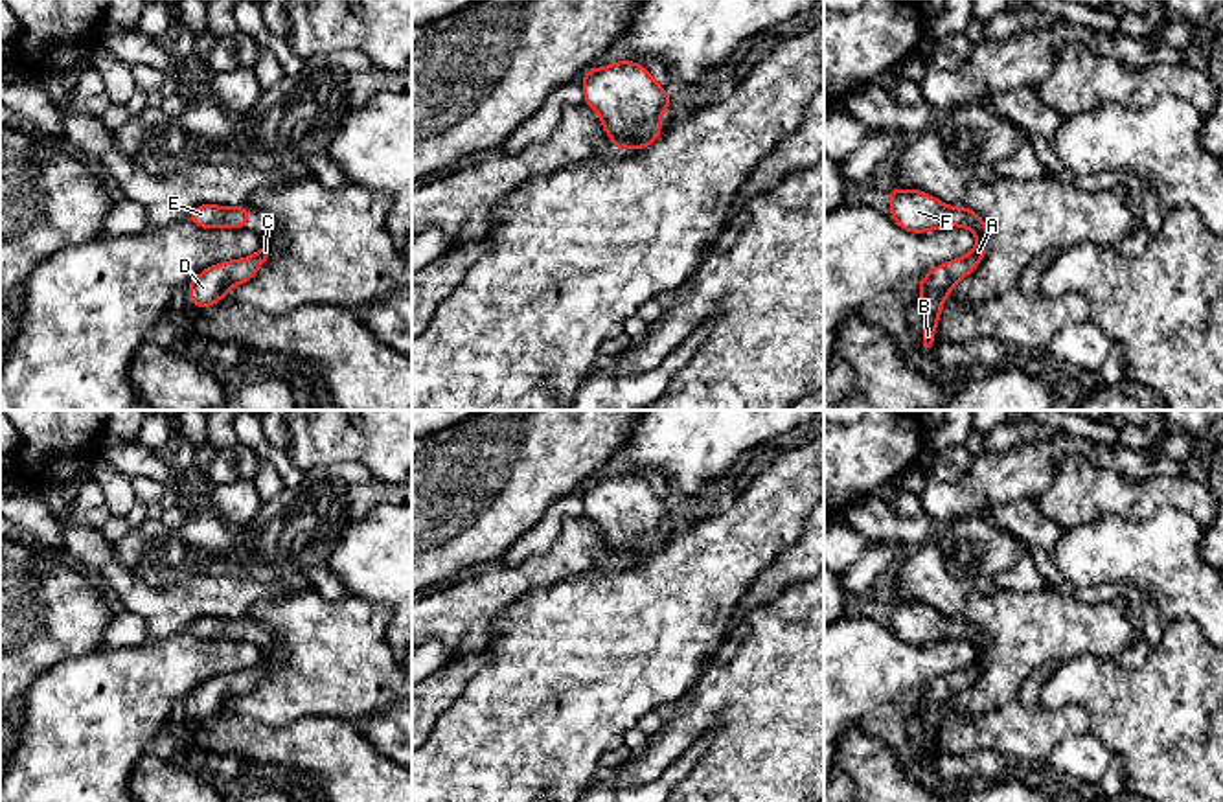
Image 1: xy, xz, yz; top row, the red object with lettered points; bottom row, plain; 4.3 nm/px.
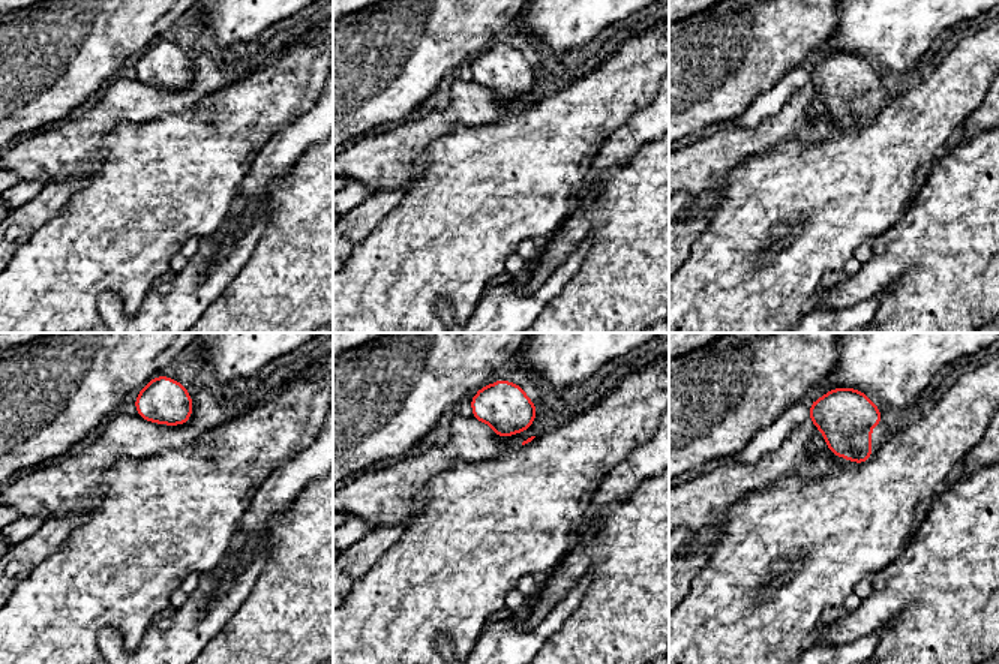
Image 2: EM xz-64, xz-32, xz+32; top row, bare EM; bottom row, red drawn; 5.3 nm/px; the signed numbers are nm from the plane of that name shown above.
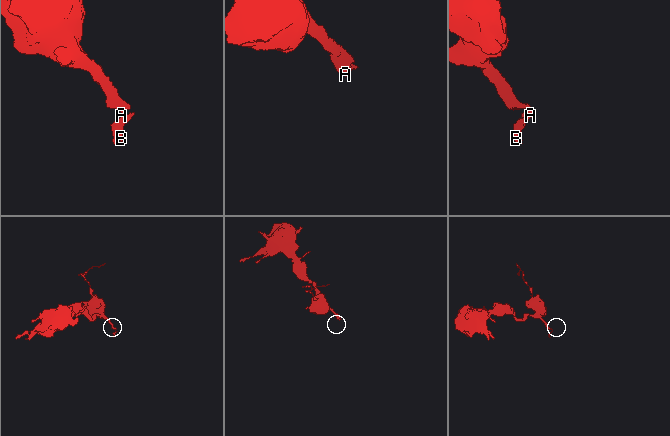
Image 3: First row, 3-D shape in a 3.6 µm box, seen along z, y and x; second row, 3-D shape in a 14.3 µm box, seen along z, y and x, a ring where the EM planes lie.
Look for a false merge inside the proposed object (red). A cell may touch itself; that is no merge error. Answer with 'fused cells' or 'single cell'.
single cell

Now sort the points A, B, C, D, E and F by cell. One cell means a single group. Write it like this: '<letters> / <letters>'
A B C D E F

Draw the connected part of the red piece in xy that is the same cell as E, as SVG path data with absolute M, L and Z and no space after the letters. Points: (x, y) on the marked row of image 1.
M202 204L188 213L188 219L200 228L235 226L248 228L250 206L217 206Z

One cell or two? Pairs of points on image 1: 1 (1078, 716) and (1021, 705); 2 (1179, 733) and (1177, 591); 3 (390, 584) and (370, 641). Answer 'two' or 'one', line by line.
1: one
2: two
3: two

